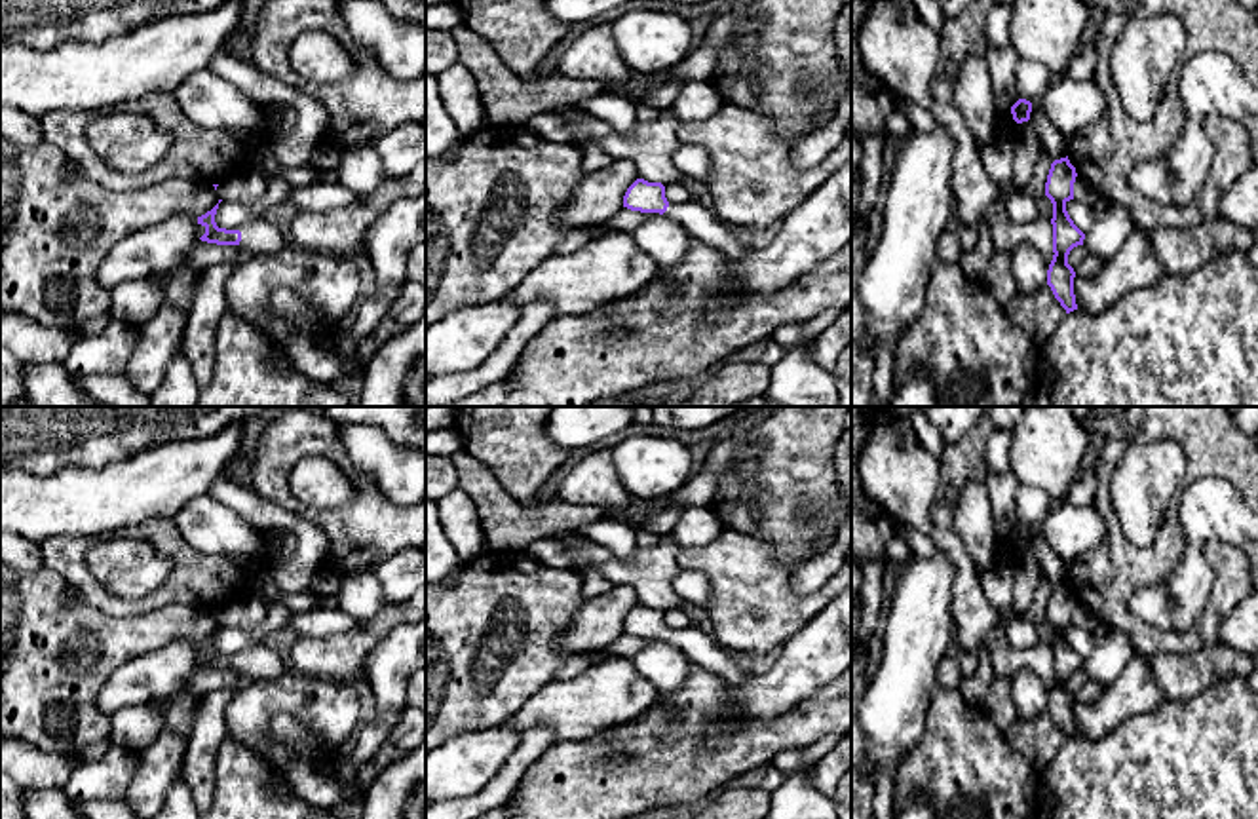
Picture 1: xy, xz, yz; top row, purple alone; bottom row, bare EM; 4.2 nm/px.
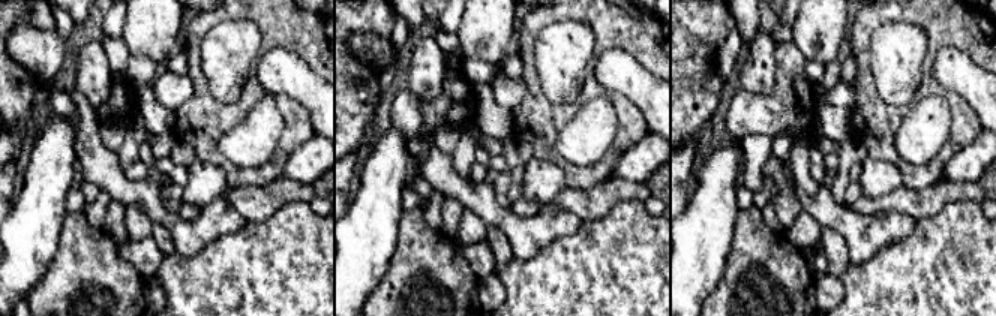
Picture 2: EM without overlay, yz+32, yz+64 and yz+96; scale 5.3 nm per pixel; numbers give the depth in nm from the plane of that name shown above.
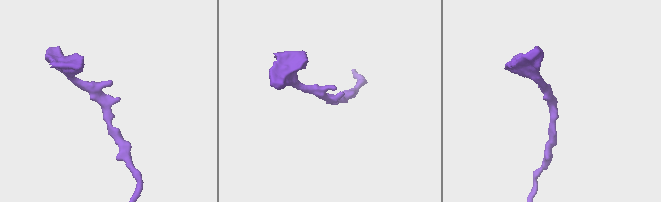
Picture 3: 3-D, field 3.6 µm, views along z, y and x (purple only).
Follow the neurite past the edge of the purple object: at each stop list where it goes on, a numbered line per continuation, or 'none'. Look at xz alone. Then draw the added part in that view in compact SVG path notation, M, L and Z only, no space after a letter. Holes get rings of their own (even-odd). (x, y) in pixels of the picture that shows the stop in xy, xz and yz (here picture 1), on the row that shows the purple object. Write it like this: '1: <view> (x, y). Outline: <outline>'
1: xz (704, 225). Outline: M696 200L671 203L665 215L684 226L692 238L720 249L730 258L739 258L751 253L751 249L739 241L713 211Z

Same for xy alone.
1: xy (261, 236). Outline: M264 219L239 226L239 232L239 247L245 247L253 253L276 253L291 243L289 236L283 234L277 224Z

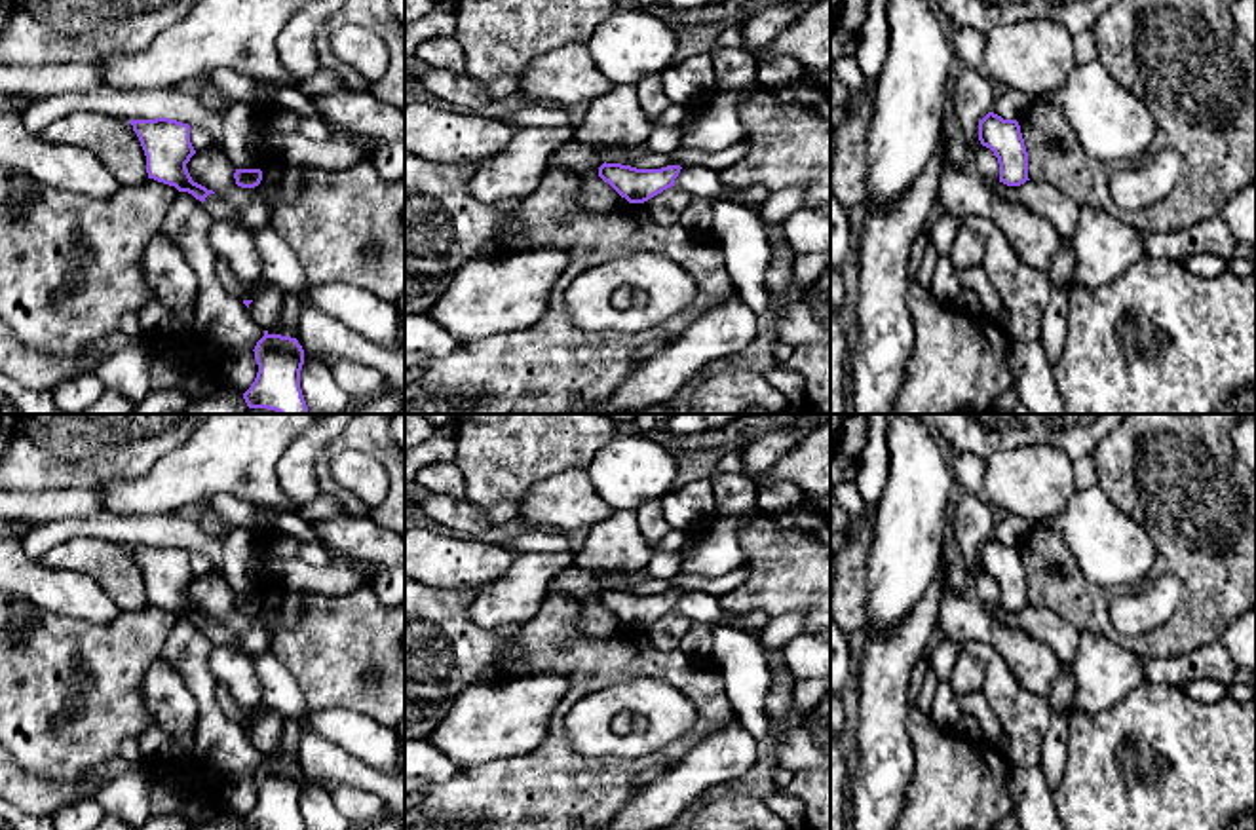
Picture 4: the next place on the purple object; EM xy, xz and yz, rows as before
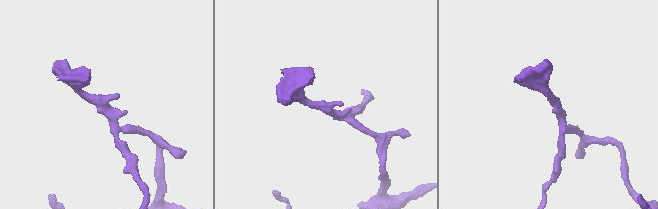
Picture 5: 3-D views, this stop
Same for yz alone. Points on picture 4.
none

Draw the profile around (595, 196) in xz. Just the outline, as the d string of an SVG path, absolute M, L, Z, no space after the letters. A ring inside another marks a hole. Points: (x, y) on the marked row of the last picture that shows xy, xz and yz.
M572 139L547 161L547 167L570 173L580 179L580 207L585 213L618 213L629 207L608 182L599 177L604 163L599 150Z

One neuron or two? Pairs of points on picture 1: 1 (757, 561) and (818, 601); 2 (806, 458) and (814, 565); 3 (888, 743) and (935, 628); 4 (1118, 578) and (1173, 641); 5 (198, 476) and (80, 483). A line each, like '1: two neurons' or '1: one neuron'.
1: one neuron
2: two neurons
3: one neuron
4: one neuron
5: one neuron

